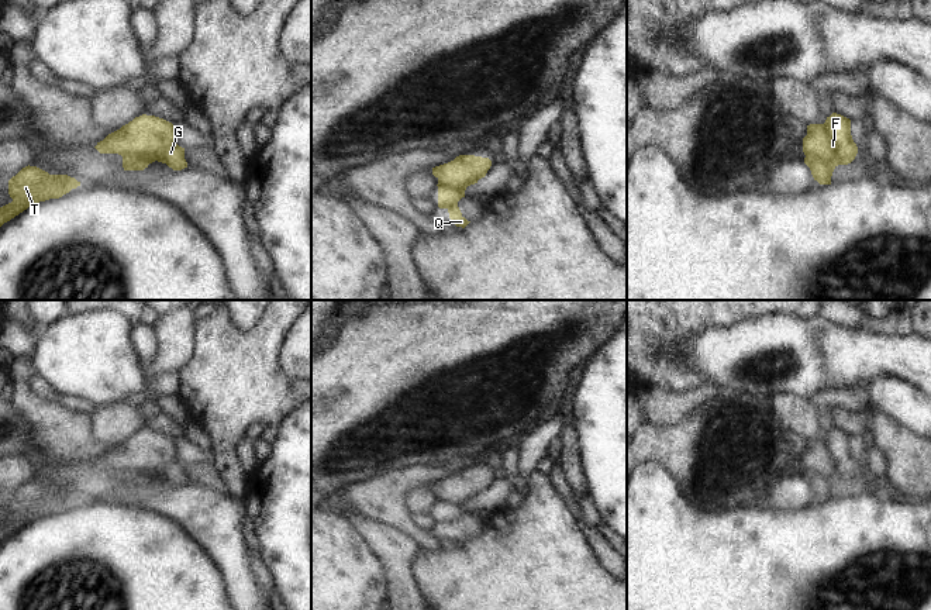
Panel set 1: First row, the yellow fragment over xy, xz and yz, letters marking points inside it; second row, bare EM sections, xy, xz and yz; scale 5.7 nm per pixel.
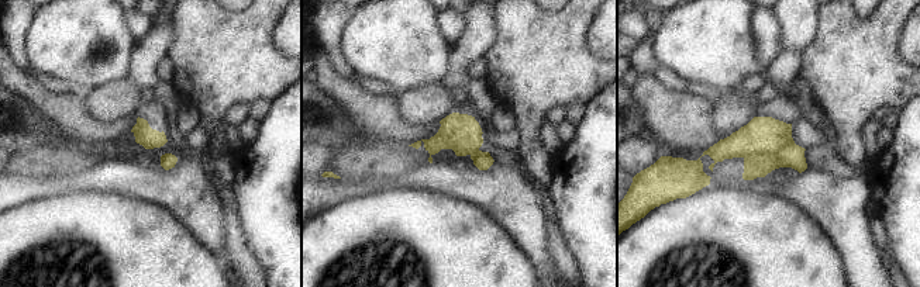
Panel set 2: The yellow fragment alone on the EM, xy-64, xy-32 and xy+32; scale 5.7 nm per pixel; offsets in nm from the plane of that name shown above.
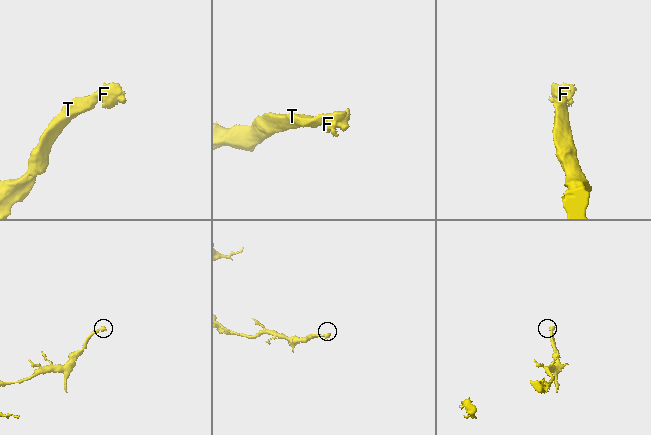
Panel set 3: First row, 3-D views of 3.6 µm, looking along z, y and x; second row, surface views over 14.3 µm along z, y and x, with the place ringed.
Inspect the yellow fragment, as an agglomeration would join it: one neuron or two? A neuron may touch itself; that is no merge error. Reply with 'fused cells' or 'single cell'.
single cell

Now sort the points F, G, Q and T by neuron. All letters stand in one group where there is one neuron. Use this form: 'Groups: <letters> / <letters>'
Groups: F G Q T

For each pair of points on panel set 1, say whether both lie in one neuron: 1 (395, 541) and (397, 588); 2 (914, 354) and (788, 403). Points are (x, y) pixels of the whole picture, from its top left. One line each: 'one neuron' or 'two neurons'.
1: one neuron
2: two neurons

